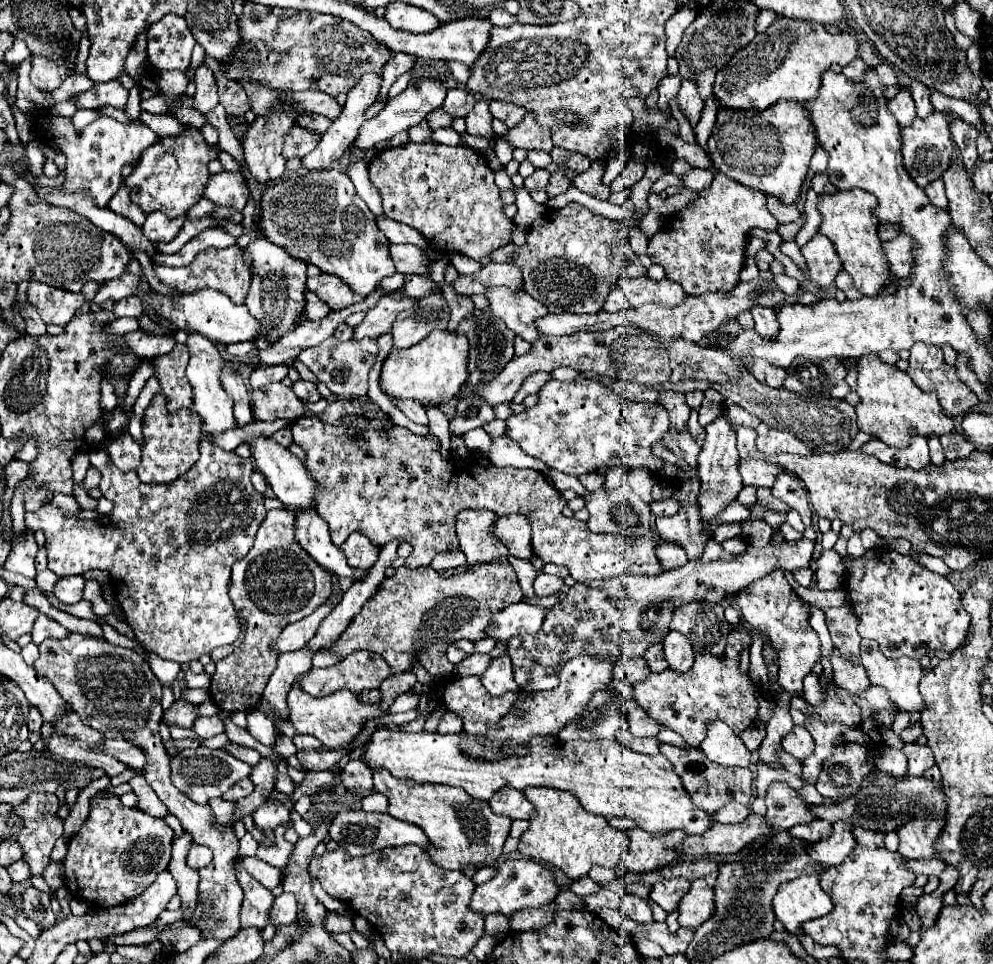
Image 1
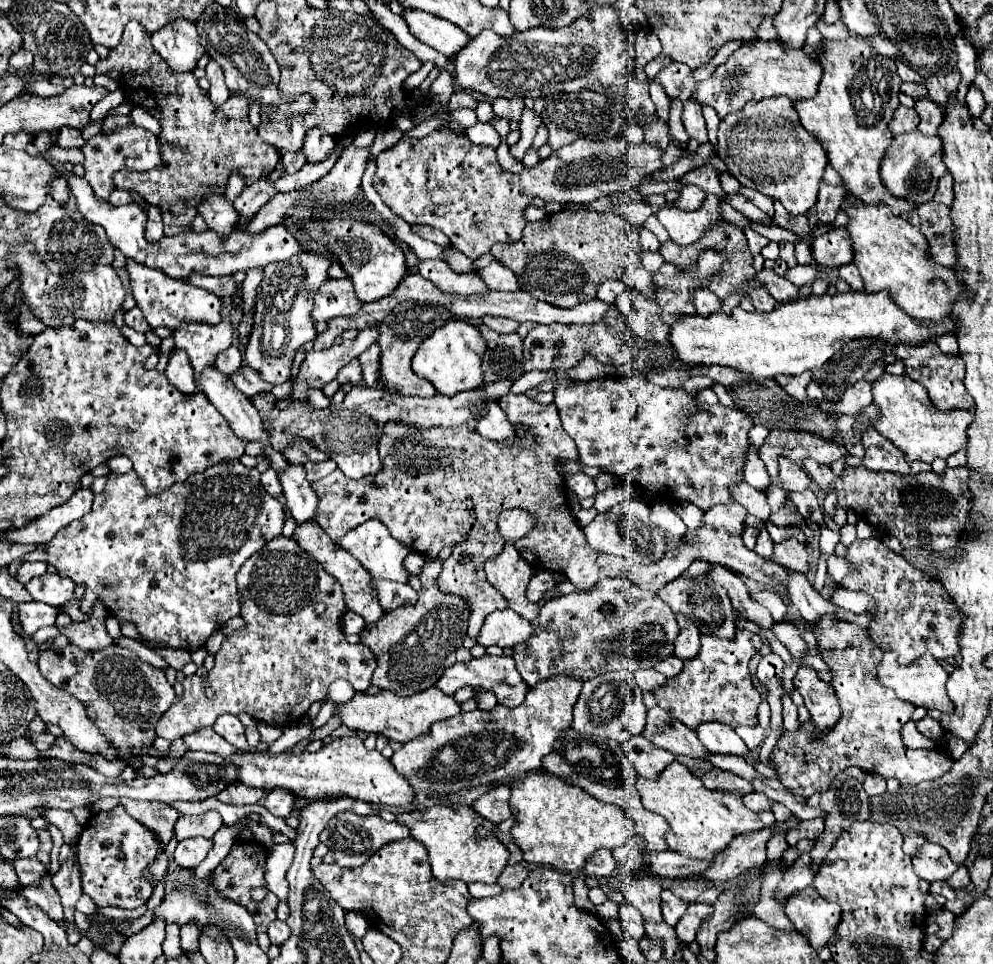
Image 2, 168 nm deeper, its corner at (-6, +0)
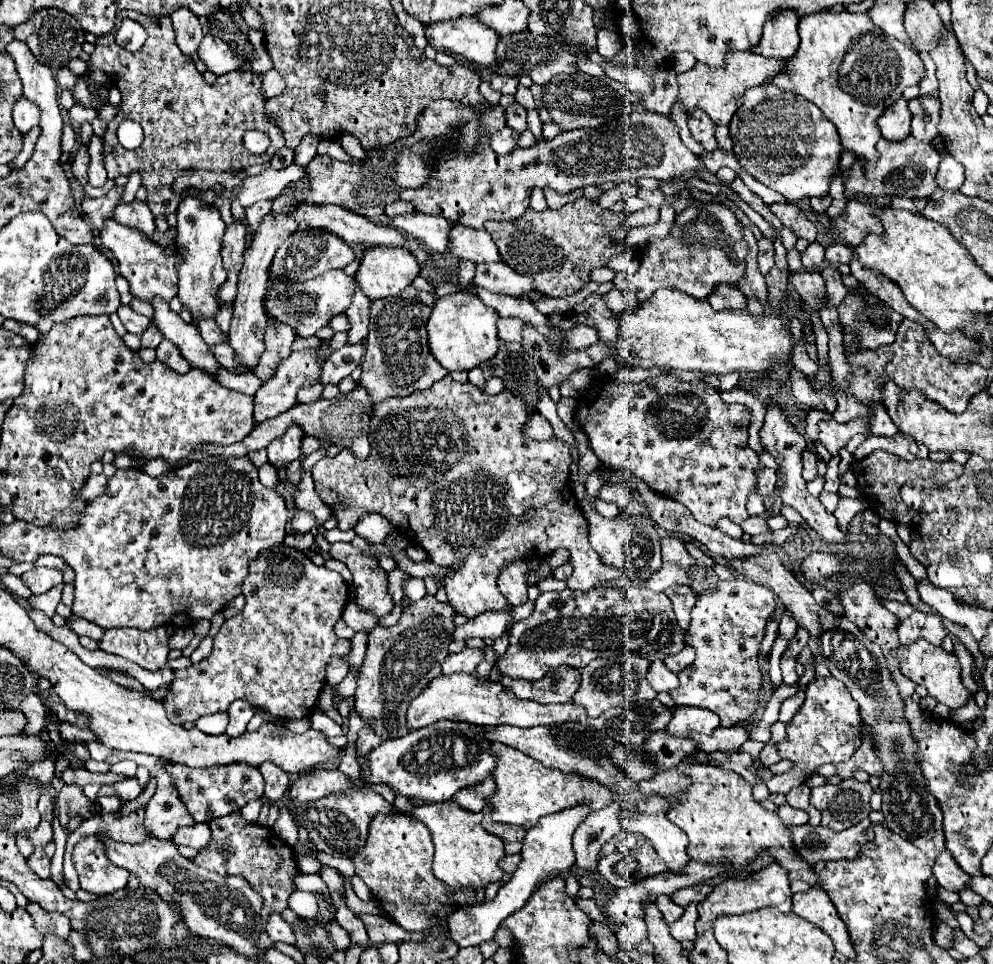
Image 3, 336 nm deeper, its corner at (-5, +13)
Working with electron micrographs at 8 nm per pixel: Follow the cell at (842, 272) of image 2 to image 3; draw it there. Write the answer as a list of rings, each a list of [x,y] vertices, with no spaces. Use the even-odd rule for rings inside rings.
[[[831,244],[825,250],[825,258],[829,260],[831,266],[841,266],[841,264],[851,264],[853,260],[853,248],[847,244]]]

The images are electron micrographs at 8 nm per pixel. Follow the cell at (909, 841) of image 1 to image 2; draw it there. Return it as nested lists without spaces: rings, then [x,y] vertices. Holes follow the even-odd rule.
[[[926,843],[920,849],[920,857],[914,857],[914,869],[916,875],[926,881],[948,881],[952,873],[958,869],[956,863],[948,857],[948,851],[936,843]]]

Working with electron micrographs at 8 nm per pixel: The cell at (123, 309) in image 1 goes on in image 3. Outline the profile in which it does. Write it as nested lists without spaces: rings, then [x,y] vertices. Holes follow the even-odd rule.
[[[121,304],[121,306],[119,306],[119,310],[117,310],[117,314],[119,314],[119,318],[121,318],[123,326],[127,328],[127,332],[137,334],[137,336],[141,336],[141,334],[147,330],[149,322],[151,322],[147,316],[137,314],[129,304]]]

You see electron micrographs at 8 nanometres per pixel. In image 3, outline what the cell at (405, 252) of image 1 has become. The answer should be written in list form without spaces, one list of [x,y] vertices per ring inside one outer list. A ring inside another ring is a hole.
[[[501,262],[501,264],[477,264],[477,272],[475,272],[471,286],[485,288],[485,290],[499,292],[499,294],[509,294],[509,296],[521,296],[523,292],[533,290],[531,278],[517,274],[505,262]]]

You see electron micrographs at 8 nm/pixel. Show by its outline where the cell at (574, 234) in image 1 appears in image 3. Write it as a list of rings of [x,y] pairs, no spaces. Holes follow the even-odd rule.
[[[579,198],[575,202],[565,204],[559,210],[543,210],[543,212],[533,212],[531,208],[519,218],[519,220],[509,220],[509,222],[489,222],[485,230],[493,236],[499,254],[505,264],[509,264],[515,272],[531,276],[535,280],[535,290],[553,296],[553,298],[565,298],[575,292],[579,292],[589,280],[591,280],[591,270],[597,266],[607,266],[611,258],[621,254],[625,250],[625,238],[627,230],[623,226],[625,222],[625,212],[613,212],[609,208],[601,208],[597,202],[591,202],[587,198]]]

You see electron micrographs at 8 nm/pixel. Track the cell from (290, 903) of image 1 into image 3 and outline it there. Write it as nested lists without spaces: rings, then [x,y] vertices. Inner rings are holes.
[[[271,914],[269,922],[267,922],[267,934],[271,936],[273,942],[287,942],[287,944],[295,944],[295,936],[291,930],[291,924],[285,922],[279,914]]]

